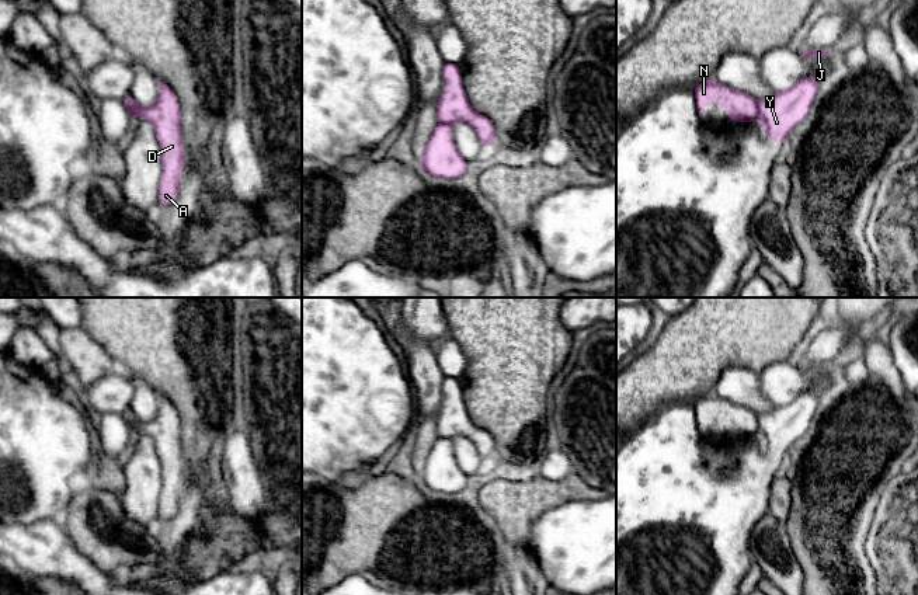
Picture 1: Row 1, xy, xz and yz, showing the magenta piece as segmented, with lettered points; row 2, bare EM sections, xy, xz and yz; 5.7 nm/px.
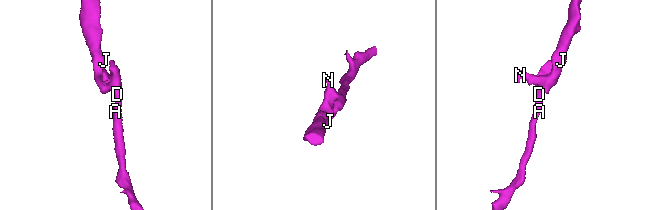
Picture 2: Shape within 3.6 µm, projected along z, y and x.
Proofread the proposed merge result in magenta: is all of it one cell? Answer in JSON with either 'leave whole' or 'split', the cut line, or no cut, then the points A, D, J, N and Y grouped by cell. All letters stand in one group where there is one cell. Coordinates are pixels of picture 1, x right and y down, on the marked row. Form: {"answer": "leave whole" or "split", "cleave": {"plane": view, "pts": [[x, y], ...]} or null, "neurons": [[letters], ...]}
{"answer": "split", "cleave": {"plane": "yz", "pts": [[757, 101], [760, 119]]}, "neurons": [["A", "D", "N"], ["J", "Y"]]}

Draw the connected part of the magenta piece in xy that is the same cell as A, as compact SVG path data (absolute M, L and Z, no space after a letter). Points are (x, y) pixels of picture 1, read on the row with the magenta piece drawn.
M157 80L157 84L157 101L150 107L139 105L131 116L133 121L146 119L153 123L163 160L159 203L167 208L178 198L181 191L180 180L185 166L185 149L180 101L167 83Z

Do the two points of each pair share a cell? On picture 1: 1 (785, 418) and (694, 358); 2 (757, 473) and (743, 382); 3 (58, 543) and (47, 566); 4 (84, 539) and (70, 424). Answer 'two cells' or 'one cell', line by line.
1: two cells
2: two cells
3: one cell
4: two cells

